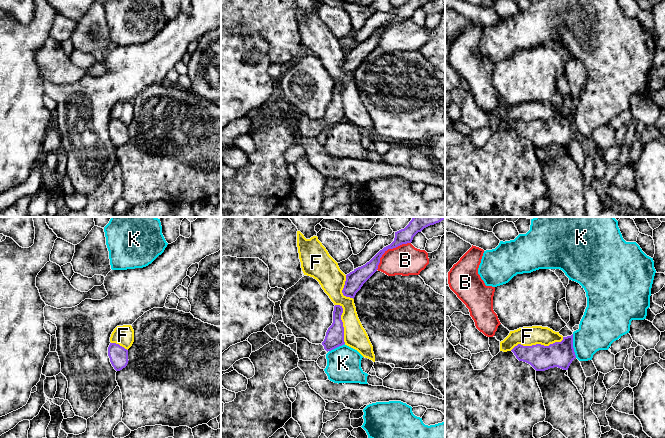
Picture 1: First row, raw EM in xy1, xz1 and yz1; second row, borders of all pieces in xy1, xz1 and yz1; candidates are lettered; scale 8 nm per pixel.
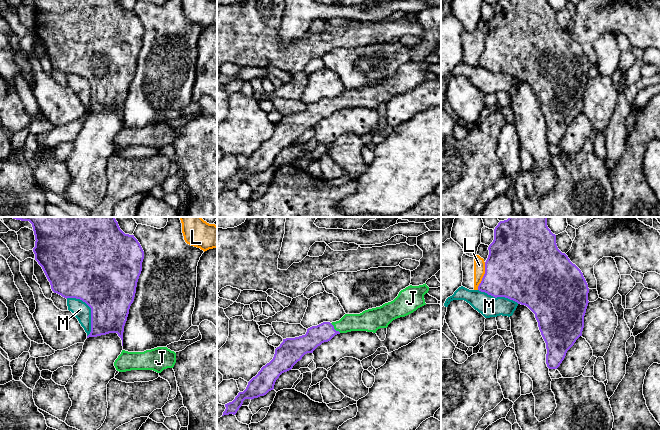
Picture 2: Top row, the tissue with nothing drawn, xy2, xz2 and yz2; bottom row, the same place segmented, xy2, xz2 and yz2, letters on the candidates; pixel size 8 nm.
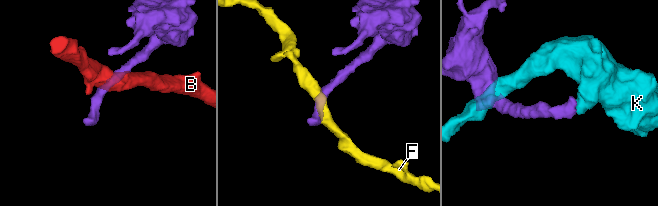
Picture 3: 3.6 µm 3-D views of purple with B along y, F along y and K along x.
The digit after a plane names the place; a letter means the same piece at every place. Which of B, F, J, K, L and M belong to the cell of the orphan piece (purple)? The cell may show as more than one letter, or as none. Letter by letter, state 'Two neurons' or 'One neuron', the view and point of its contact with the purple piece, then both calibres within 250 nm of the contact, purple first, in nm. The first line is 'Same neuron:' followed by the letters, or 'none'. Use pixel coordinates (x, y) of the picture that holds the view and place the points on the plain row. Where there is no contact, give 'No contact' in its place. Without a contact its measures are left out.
Same neuron: J
B: Two neurons. Touches purple at xz1 (389, 24). Thickness 120 nm (purple) against 240 nm
F: Two neurons. Touches purple at yz1 (537, 120). Thickness 200 nm (purple) against 160 nm
J: One neuron. Touches purple at xz2 (334, 105). Thickness 160 nm (purple) against 150 nm
K: Two neurons. Touches purple at yz1 (572, 122). Thickness 200 nm (purple) against 320 nm
L: Two neurons. Touches purple at yz2 (483, 52). Thickness 460 nm (purple) against 100 nm
M: Two neurons. Touches purple at xy2 (91, 87). Thickness 460 nm (purple) against 140 nm

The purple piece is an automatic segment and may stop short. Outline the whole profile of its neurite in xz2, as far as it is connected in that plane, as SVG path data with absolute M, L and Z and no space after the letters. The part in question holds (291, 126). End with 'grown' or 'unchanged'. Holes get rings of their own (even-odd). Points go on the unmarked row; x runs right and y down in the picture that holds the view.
M425 60L408 62L401 66L391 78L380 83L363 87L360 90L345 90L339 97L323 98L307 105L305 111L283 115L275 125L273 135L261 144L243 168L239 168L232 178L225 180L223 191L235 191L245 175L254 175L266 171L274 165L279 152L291 146L307 129L313 127L335 111L351 107L367 107L376 109L380 104L387 104L395 95L405 93L418 84L426 81L424 71L429 63Z; grown

